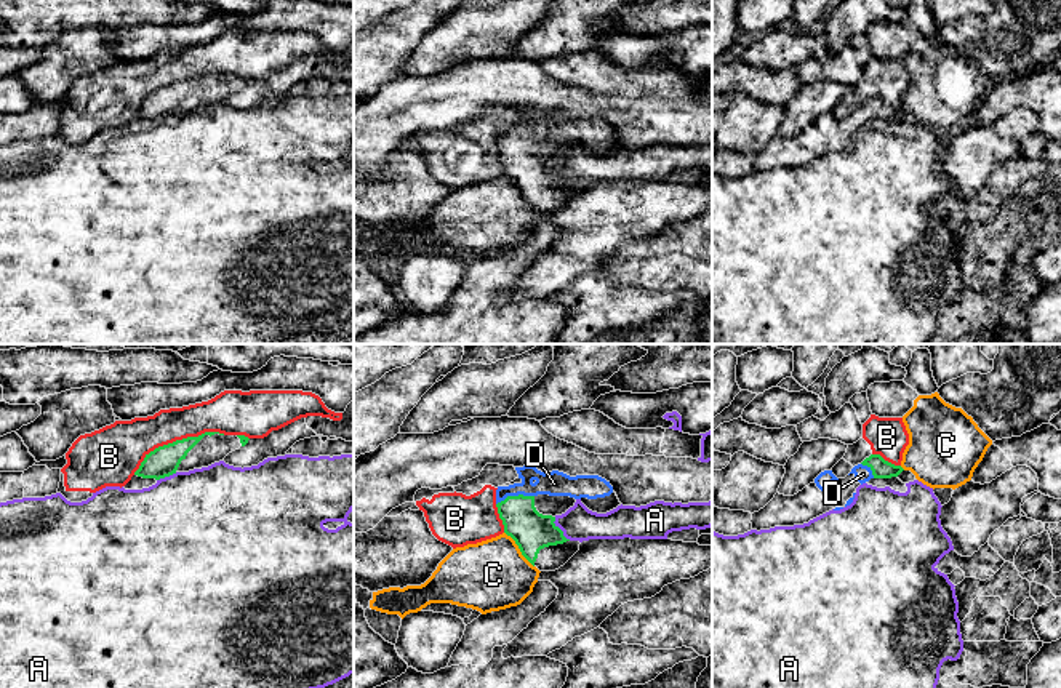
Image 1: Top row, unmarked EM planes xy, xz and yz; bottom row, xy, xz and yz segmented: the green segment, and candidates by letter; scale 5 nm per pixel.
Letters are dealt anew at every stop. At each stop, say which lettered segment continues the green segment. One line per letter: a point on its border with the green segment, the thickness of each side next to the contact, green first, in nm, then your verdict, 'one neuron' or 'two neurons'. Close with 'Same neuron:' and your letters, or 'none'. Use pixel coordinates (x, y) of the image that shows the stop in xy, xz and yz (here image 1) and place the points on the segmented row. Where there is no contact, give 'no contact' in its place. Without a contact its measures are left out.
A: xz (560, 530) | 200/180 nm | two neurons
B: xy (176, 440) | 160/220 nm | two neurons
C: xz (519, 548) | 200/360 nm | two neurons
D: xz (514, 496) | 200/130 nm | one neuron
Same neuron: D

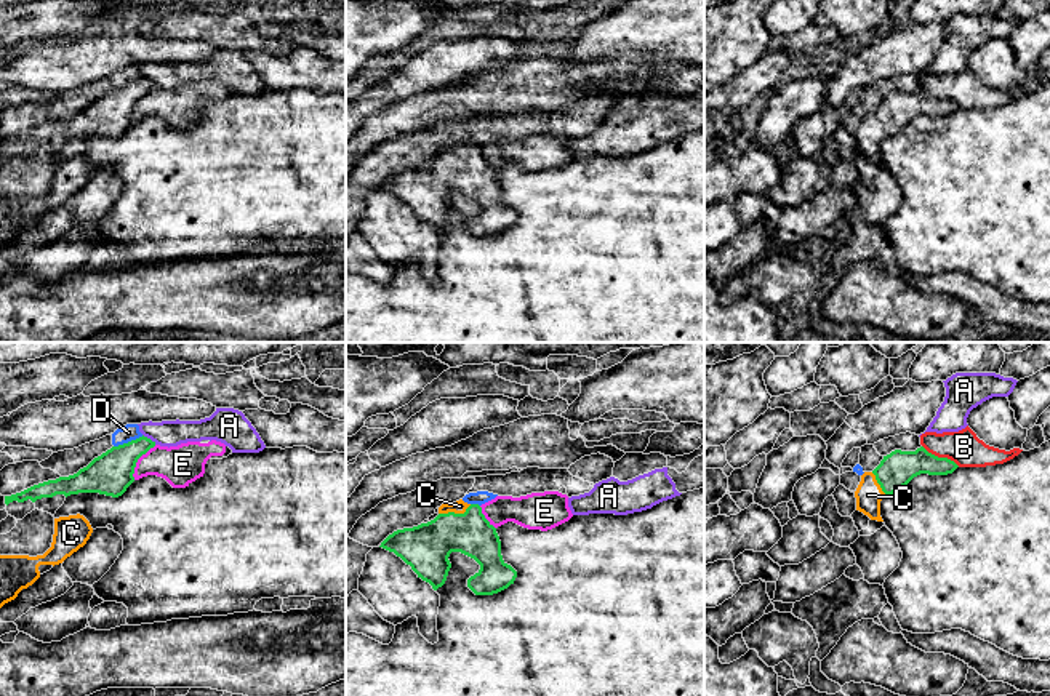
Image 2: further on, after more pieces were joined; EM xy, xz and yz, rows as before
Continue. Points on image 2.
A: xy (149, 439) | 200/130 nm | two neurons
B: yz (941, 458) | 180/170 nm | two neurons
C: xz (453, 512) | 240/70 nm | one neuron
D: xy (128, 442) | 220/90 nm | two neurons
E: xy (136, 461) | 220/200 nm | two neurons
Same neuron: C

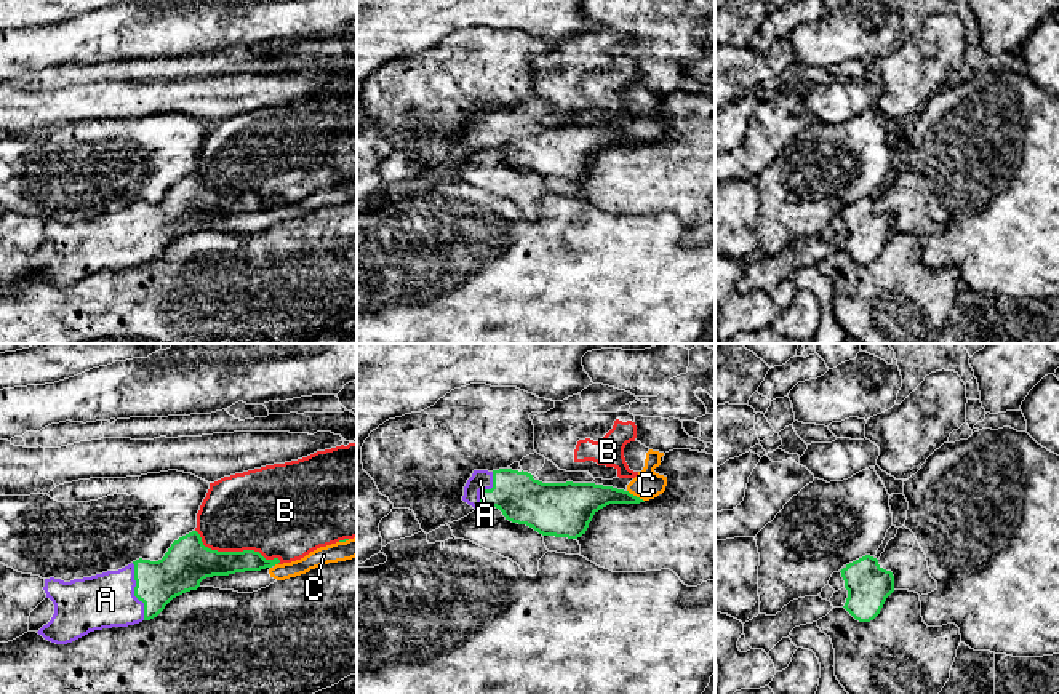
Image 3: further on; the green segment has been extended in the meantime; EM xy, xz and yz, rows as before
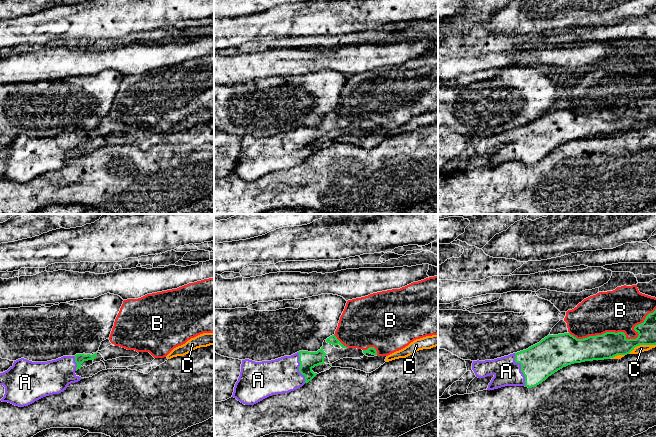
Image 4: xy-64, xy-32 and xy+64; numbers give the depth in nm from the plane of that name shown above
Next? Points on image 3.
A: xy (135, 592) | 220/280 nm | one neuron
B: xy (235, 552) | 240/420 nm | two neurons
C: xz (635, 496) | 160/150 nm | two neurons
Same neuron: A

